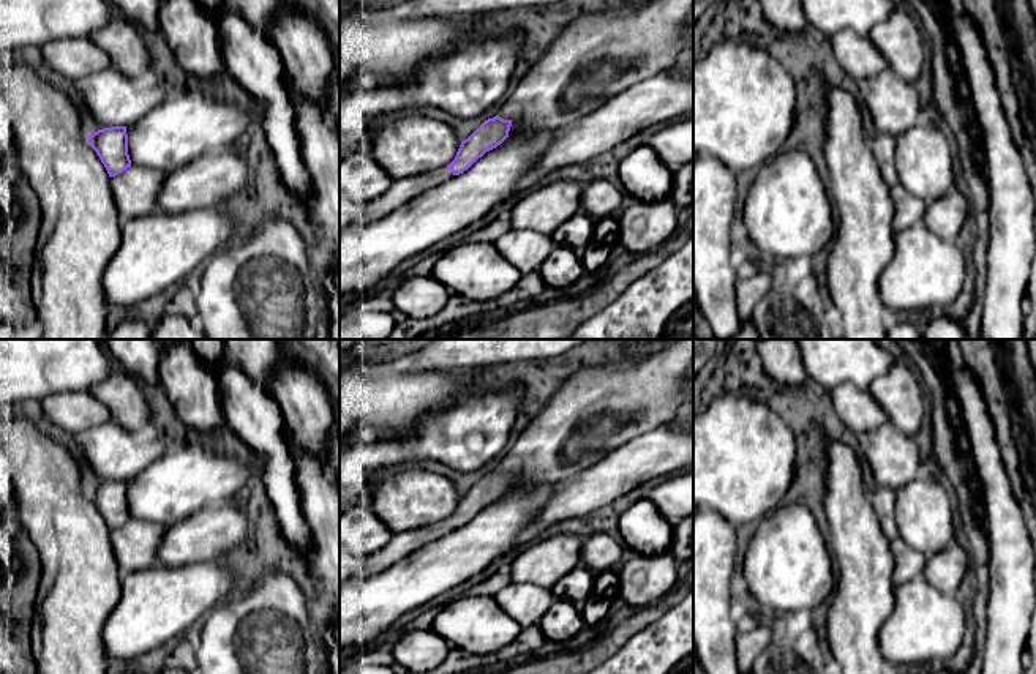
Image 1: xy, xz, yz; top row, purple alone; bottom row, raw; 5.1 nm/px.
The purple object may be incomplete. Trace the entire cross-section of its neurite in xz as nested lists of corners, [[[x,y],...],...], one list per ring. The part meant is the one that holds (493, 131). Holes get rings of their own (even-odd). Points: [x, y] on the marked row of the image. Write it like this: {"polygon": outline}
{"polygon": [[[493,117],[485,120],[467,139],[461,140],[455,159],[442,167],[415,177],[393,180],[390,188],[379,197],[360,207],[352,202],[340,202],[340,232],[355,223],[379,219],[400,208],[415,196],[467,170],[486,152],[501,145],[507,137],[512,120]]]}

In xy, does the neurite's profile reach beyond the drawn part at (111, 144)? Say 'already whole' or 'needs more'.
already whole

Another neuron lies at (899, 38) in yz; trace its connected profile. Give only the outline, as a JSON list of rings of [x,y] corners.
[[[897,8],[870,30],[867,39],[884,55],[894,74],[910,84],[919,79],[929,52],[921,19],[911,8]]]

